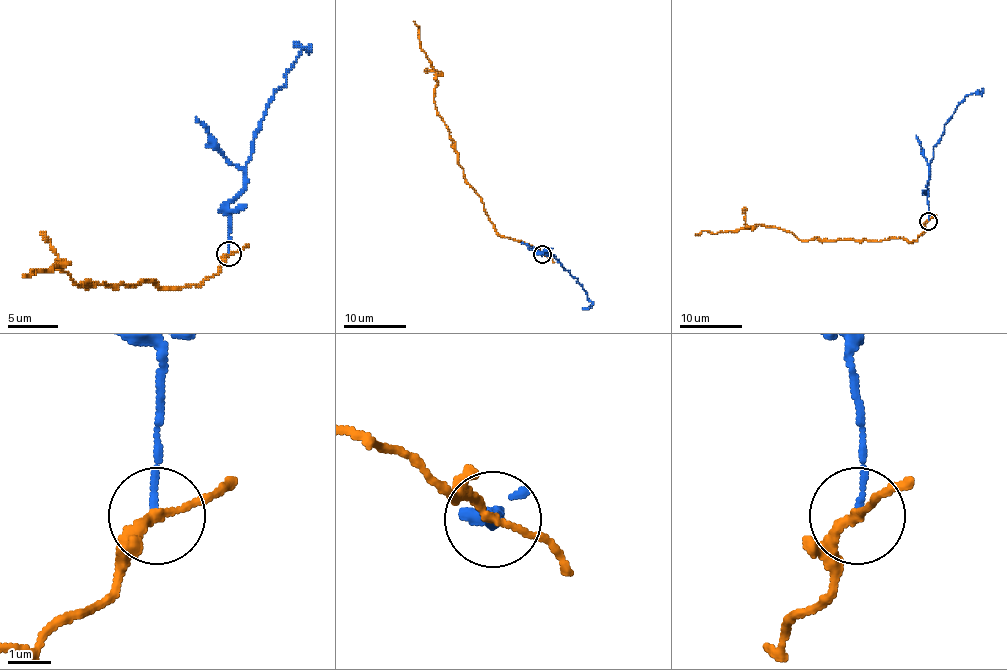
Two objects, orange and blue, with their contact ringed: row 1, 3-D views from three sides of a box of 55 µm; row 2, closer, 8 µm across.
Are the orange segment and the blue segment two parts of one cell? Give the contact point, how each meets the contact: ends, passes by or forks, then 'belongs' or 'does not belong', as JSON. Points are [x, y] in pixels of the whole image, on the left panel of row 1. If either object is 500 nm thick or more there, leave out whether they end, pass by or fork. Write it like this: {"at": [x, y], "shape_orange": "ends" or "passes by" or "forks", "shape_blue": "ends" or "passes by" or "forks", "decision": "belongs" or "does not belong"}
{"at": [229, 254], "shape_orange": "passes by", "shape_blue": "ends", "decision": "does not belong"}

